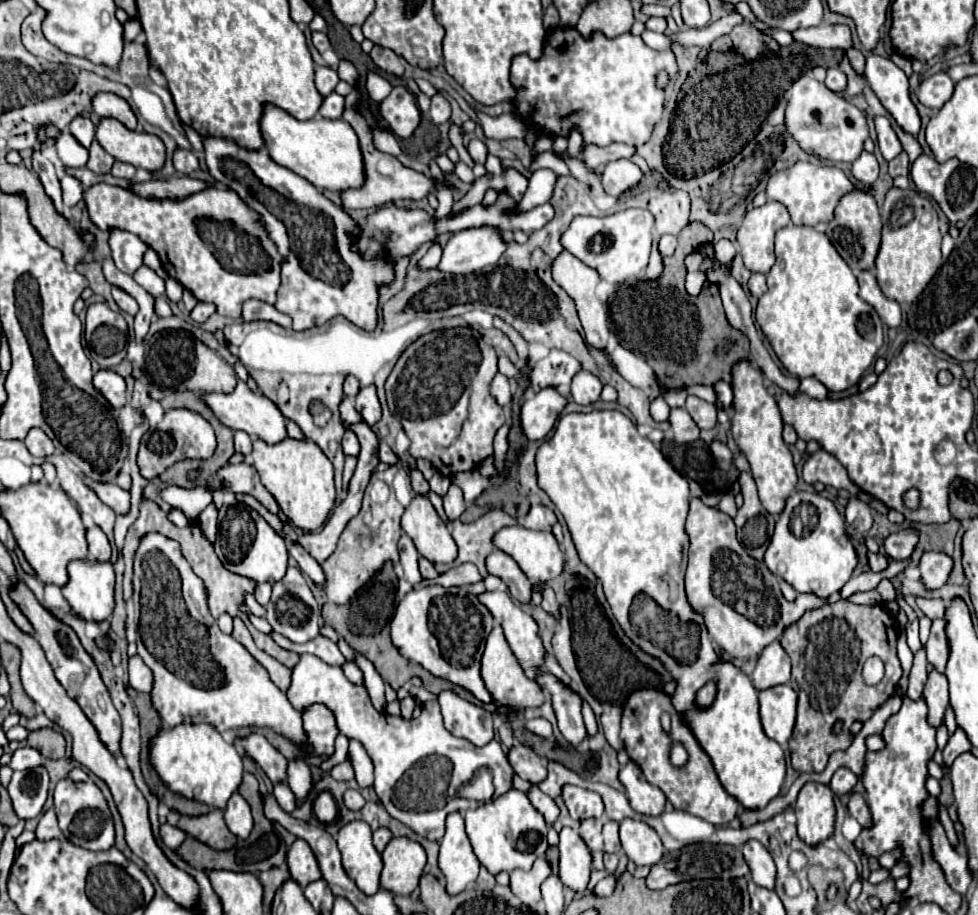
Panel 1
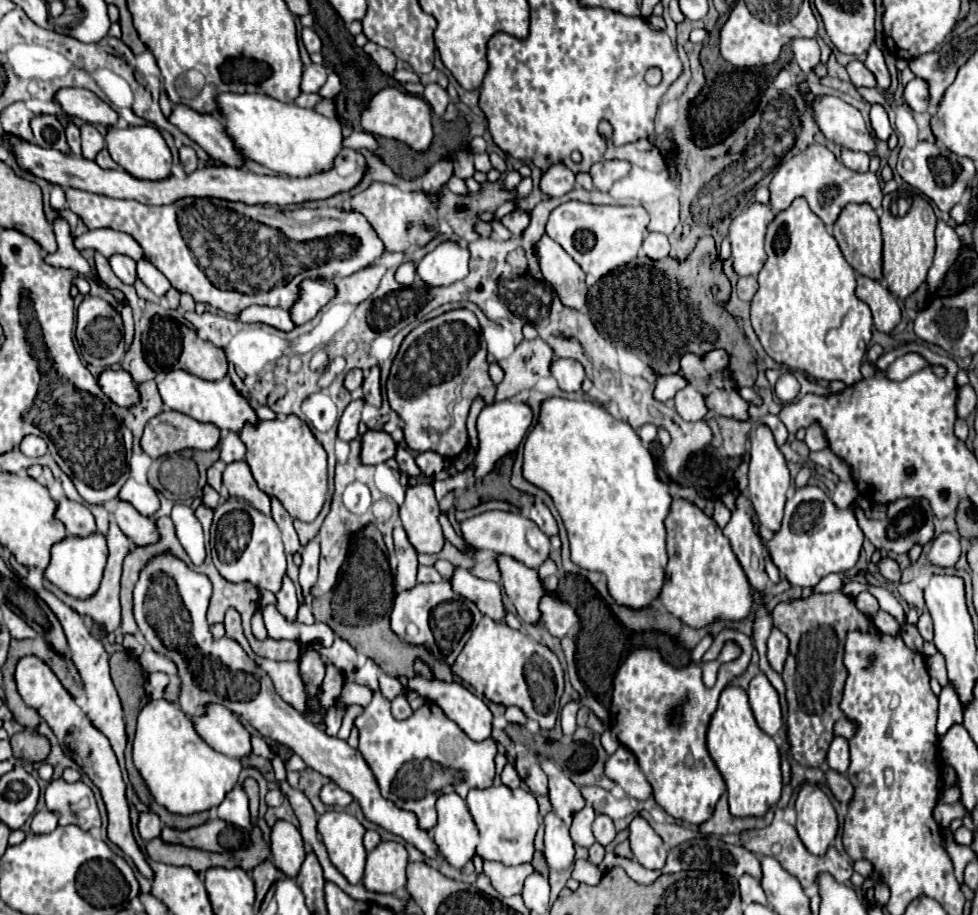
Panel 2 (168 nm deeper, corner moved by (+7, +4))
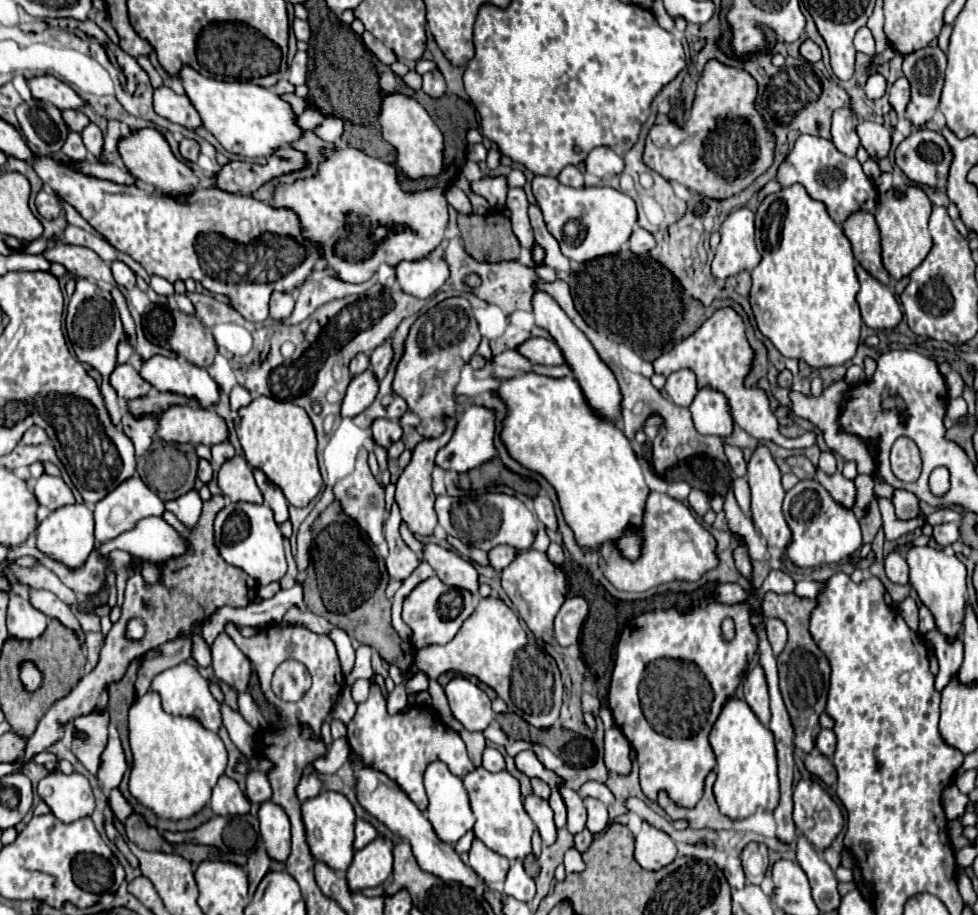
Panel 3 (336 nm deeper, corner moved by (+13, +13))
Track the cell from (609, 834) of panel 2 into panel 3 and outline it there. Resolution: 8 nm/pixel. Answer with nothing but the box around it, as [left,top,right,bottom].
[584,798,610,834]

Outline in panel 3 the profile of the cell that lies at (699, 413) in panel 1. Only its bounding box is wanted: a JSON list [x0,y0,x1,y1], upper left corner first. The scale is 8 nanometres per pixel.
[666,370,698,406]

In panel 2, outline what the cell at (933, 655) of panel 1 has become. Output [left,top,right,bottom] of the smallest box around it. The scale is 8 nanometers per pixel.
[918,611,932,641]

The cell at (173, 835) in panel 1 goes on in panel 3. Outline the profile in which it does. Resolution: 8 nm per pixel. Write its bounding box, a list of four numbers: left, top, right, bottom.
[110,788,134,822]

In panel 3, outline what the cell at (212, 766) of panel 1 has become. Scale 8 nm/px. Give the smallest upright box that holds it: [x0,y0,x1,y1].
[130,690,228,820]

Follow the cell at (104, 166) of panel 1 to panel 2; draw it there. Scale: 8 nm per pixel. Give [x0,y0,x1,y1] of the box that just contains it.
[80,123,104,159]

